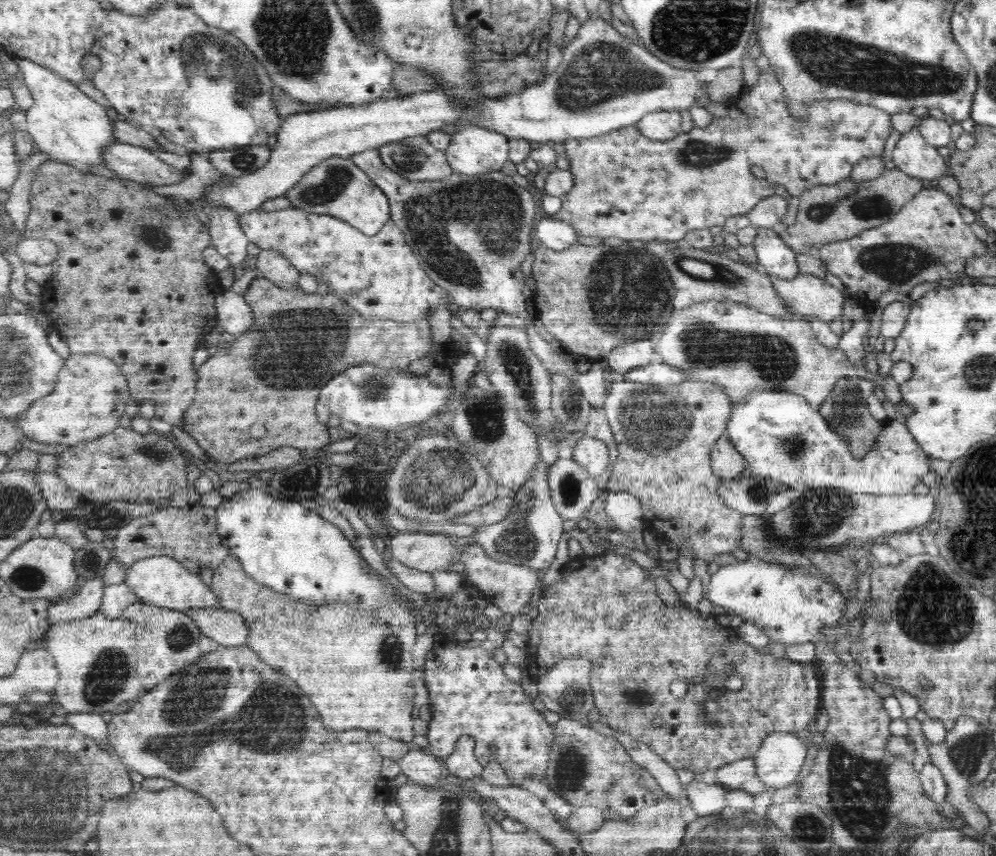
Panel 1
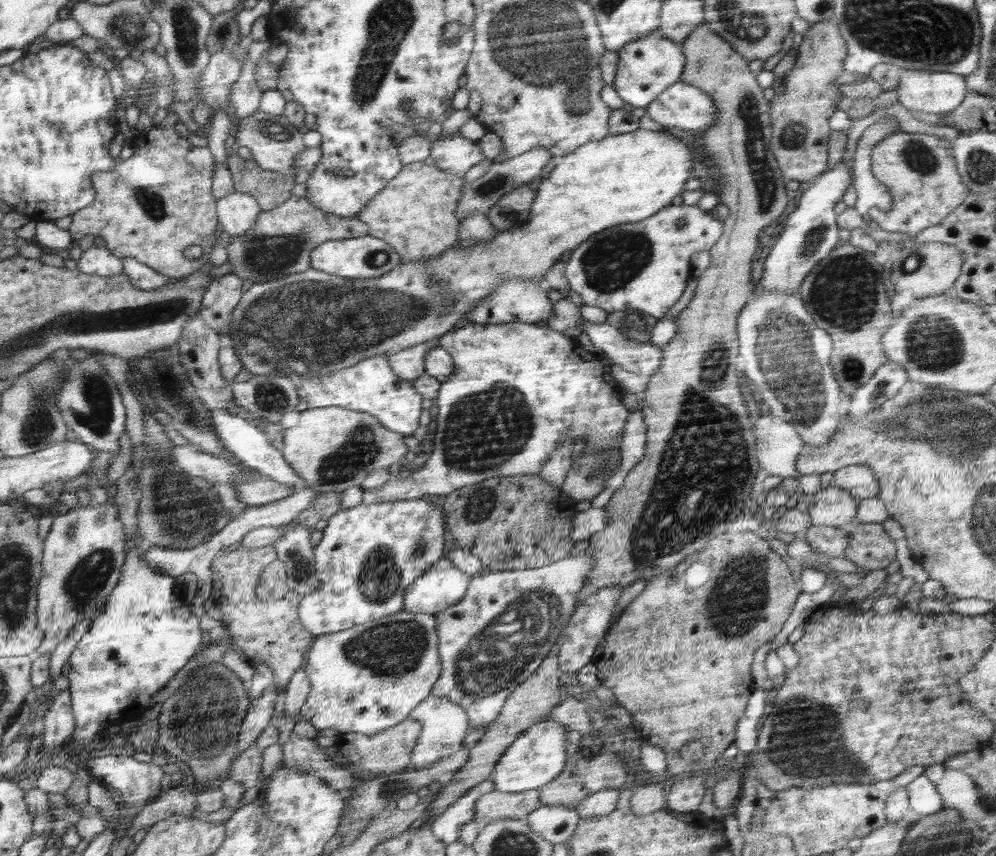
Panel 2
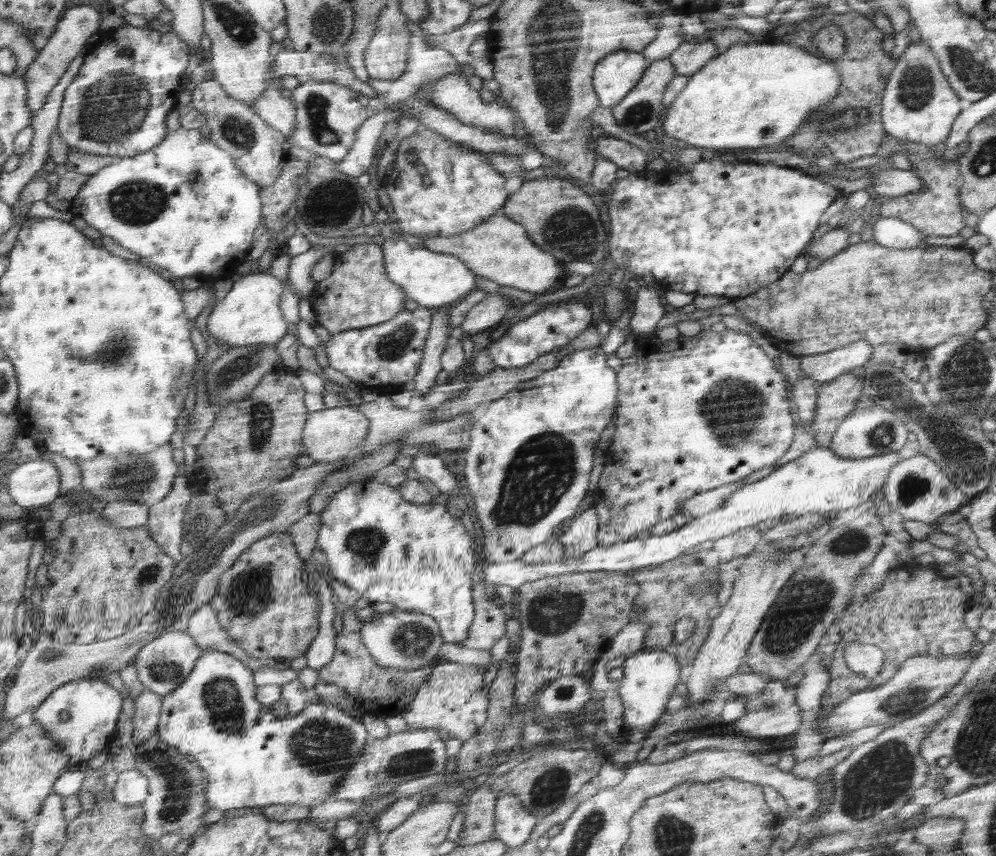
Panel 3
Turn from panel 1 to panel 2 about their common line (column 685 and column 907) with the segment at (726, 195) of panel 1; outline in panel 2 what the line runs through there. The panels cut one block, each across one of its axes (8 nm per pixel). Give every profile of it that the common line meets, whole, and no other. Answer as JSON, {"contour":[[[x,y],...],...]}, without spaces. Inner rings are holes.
{"contour":[[[898,131],[888,136],[882,146],[872,149],[870,158],[872,174],[888,188],[892,203],[889,210],[870,208],[867,214],[870,215],[871,220],[878,223],[879,228],[886,232],[919,236],[925,229],[939,225],[948,215],[955,213],[970,196],[971,190],[964,185],[963,177],[959,174],[959,170],[956,170],[954,143],[951,140],[944,140],[932,134],[909,134]]]}

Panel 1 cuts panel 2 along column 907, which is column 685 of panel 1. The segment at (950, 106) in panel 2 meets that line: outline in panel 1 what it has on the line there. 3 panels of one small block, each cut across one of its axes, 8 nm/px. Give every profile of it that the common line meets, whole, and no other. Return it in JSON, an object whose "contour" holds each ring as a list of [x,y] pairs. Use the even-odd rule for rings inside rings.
{"contour":[[[588,16],[572,41],[562,48],[562,63],[542,83],[529,86],[518,93],[500,99],[486,98],[483,114],[478,118],[487,130],[501,132],[509,139],[525,139],[530,143],[564,144],[574,138],[594,138],[636,125],[645,114],[658,110],[690,109],[708,101],[707,84],[696,80],[692,71],[674,68],[656,58],[644,46],[640,46],[616,31],[599,16]]]}

